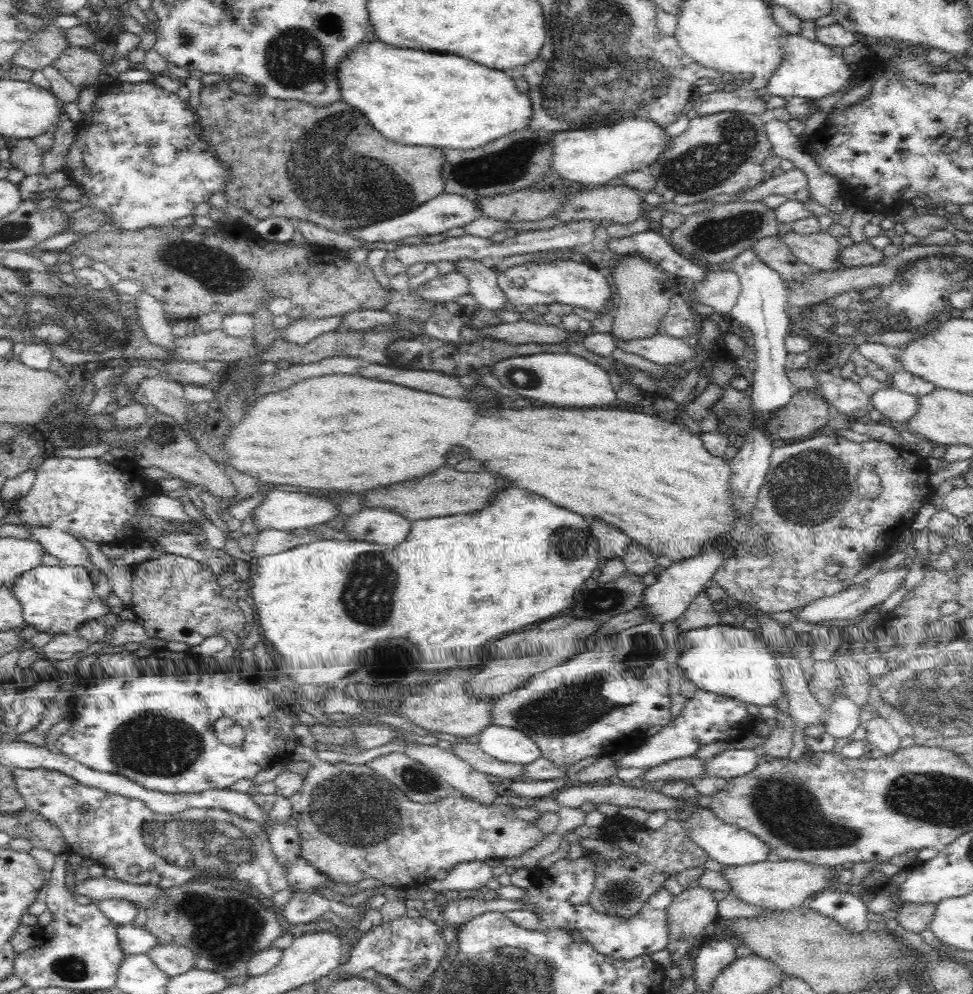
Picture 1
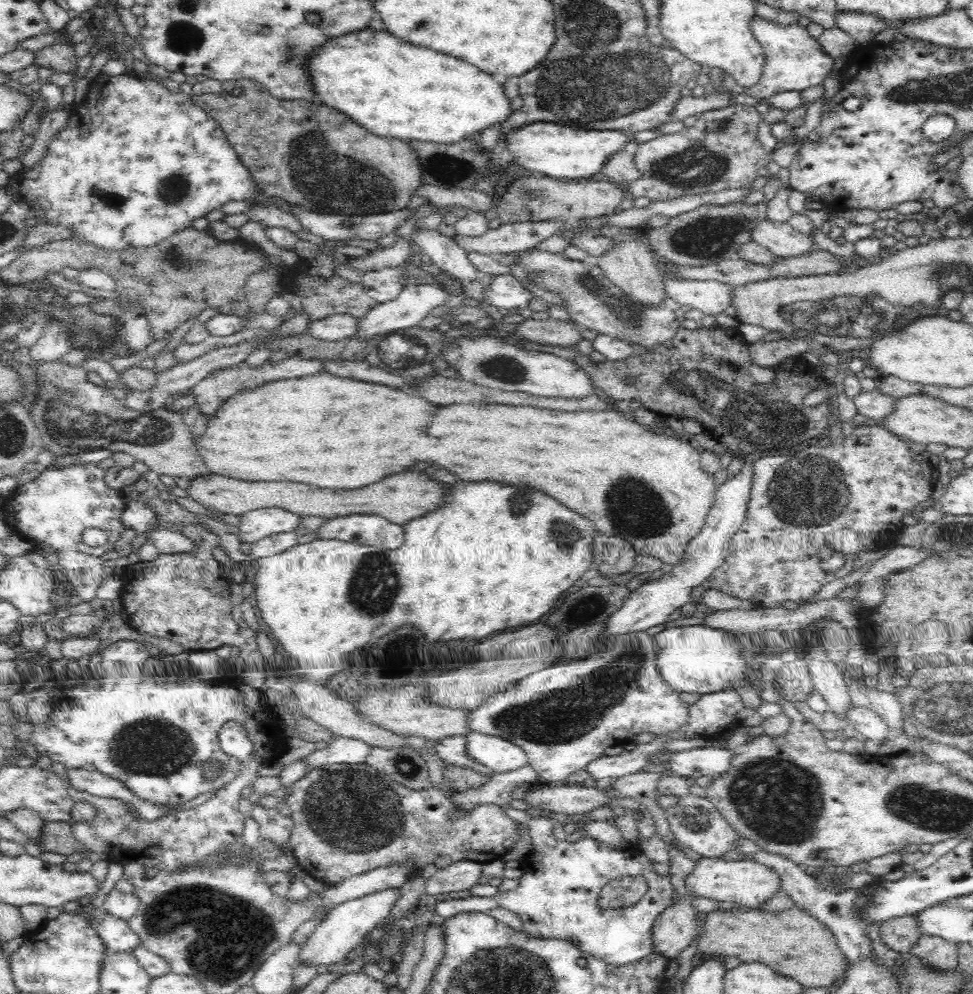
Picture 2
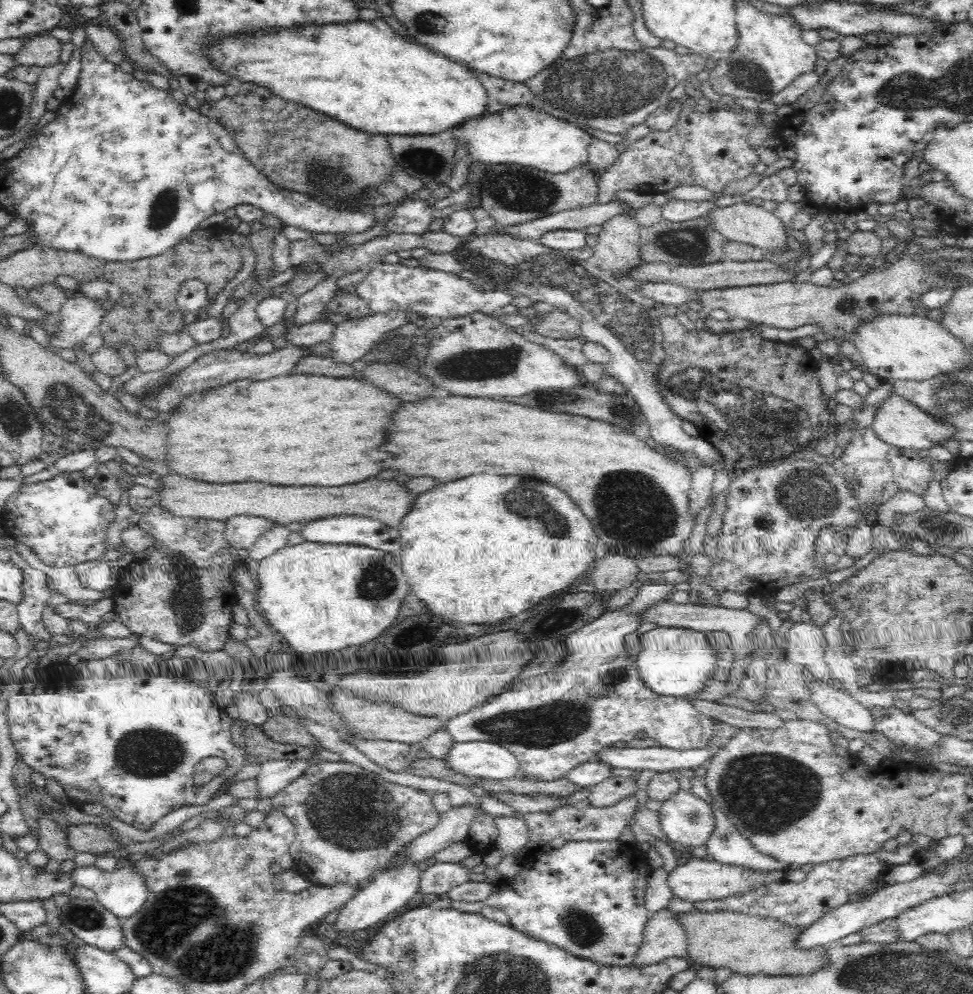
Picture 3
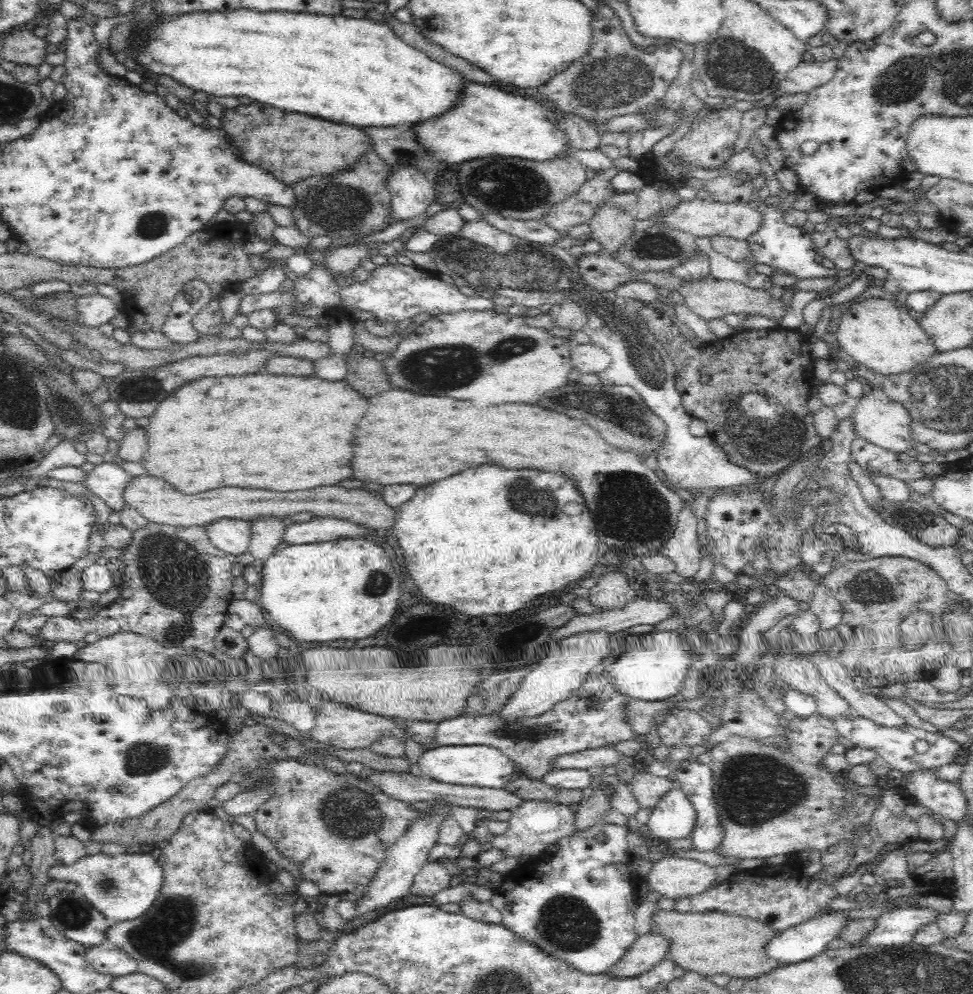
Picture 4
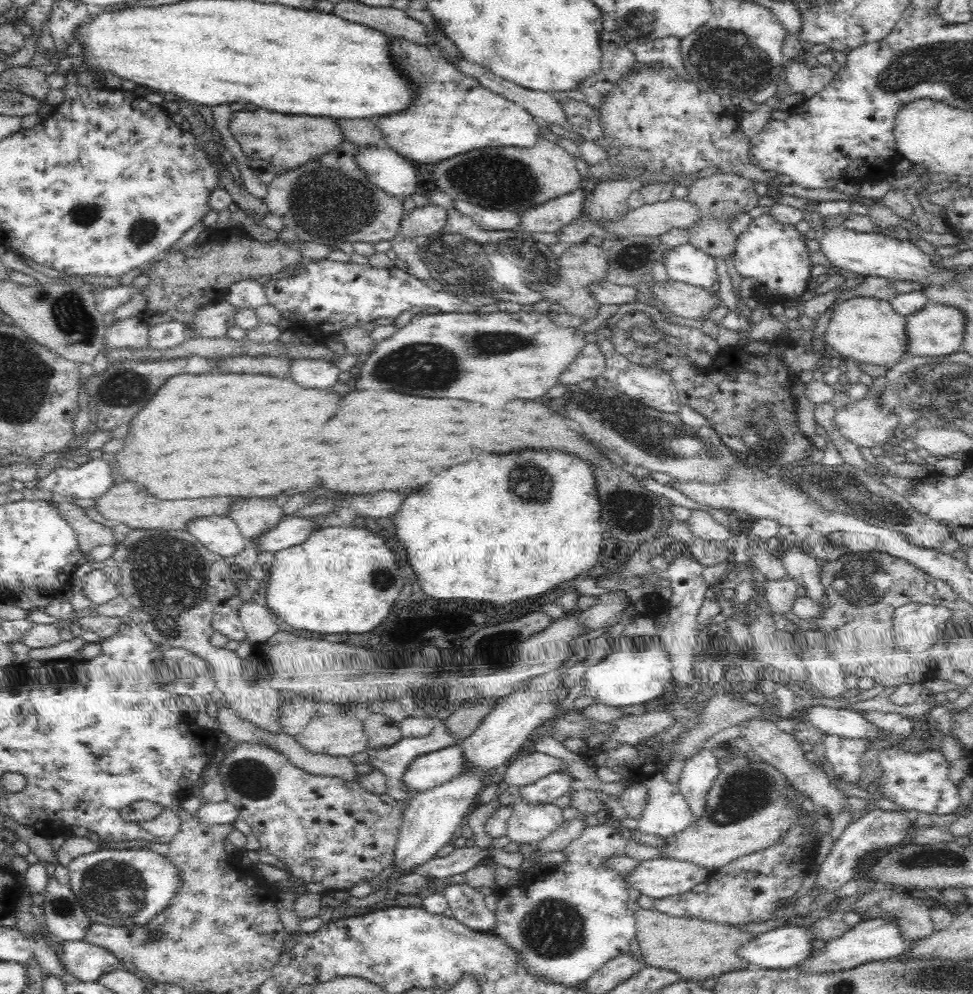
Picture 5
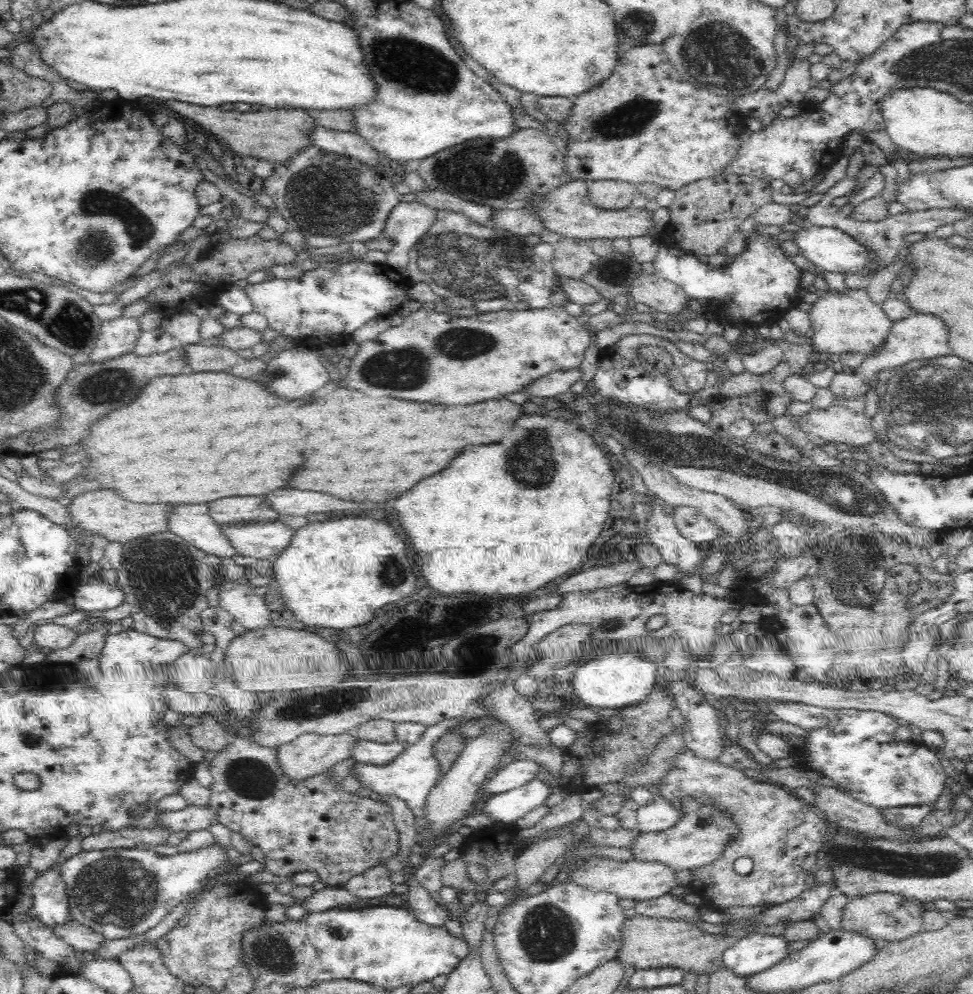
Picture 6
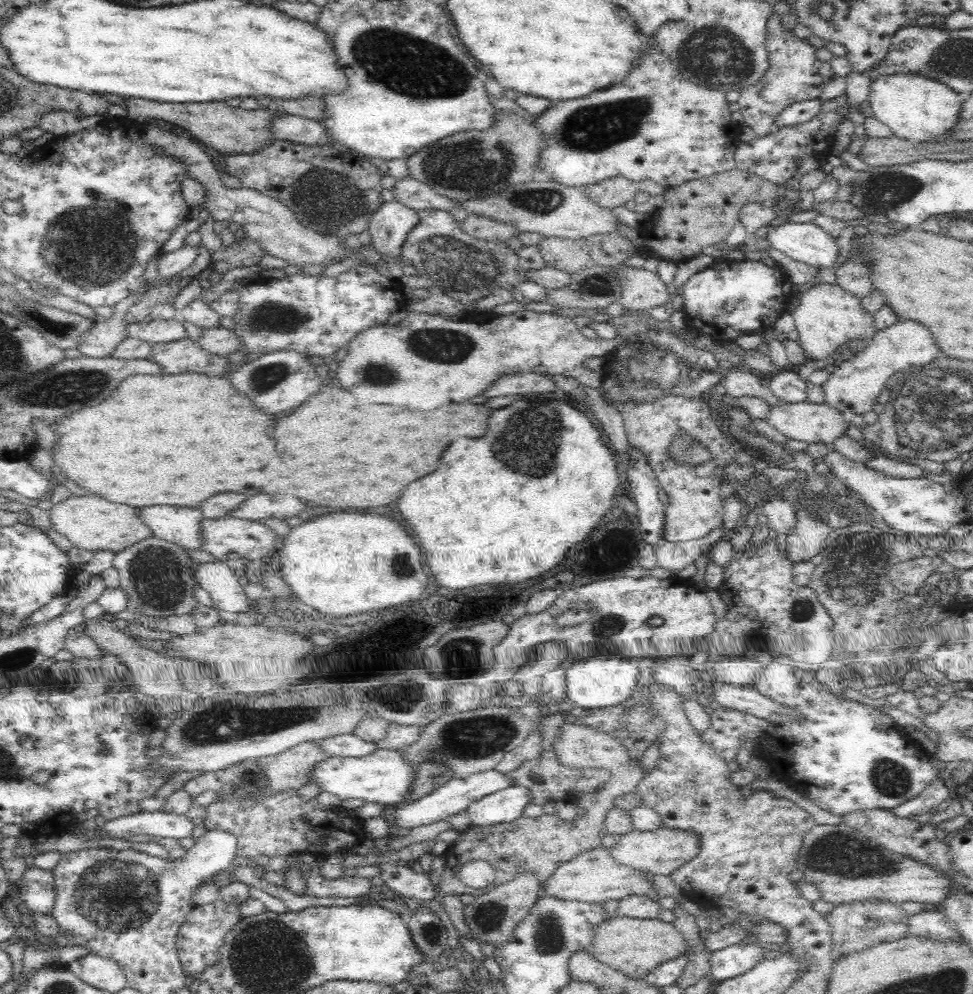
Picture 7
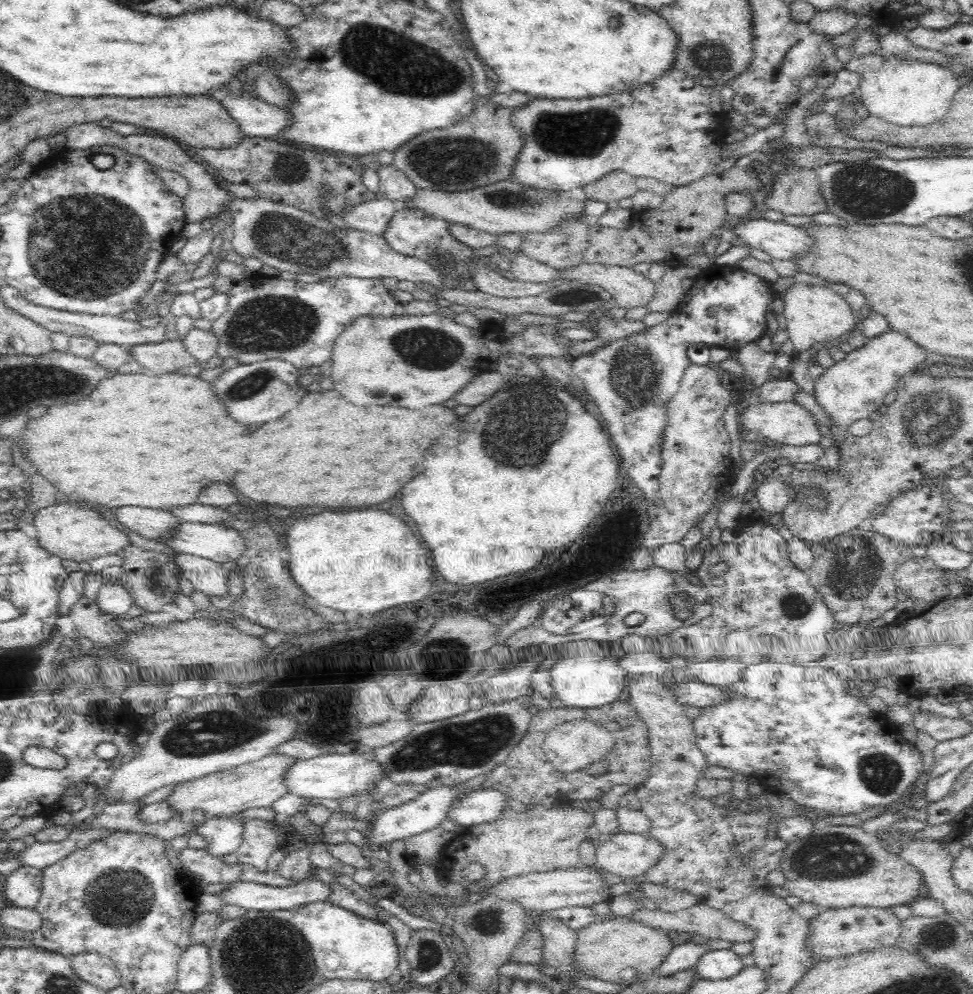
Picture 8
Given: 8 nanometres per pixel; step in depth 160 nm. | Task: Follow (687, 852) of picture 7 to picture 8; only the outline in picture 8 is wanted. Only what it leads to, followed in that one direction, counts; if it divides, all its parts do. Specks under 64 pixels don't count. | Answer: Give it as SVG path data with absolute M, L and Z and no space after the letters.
M619 832L596 847L596 868L626 878L642 879L662 857L662 846L646 833Z

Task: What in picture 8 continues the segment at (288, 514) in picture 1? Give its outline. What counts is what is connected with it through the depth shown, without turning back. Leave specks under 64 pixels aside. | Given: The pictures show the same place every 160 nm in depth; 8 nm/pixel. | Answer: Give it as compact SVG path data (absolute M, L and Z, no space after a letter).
M118 507L108 510L122 526L150 540L170 536L180 523L166 510L150 510L142 507Z

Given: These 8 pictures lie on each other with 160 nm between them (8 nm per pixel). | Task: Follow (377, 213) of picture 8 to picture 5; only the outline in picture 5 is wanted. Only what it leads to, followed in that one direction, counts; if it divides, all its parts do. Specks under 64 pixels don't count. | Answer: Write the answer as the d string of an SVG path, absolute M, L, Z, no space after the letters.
M438 205L414 207L402 216L398 232L411 241L419 236L430 236L446 224L446 209Z

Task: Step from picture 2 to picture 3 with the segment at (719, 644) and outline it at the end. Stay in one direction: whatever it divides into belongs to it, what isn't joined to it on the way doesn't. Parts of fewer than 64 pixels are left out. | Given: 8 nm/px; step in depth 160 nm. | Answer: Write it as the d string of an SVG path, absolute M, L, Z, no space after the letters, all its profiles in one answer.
M656 627L640 635L642 648L634 656L634 667L640 681L660 696L684 697L700 692L704 680L713 676L716 664L714 647L706 642L706 634L689 628Z

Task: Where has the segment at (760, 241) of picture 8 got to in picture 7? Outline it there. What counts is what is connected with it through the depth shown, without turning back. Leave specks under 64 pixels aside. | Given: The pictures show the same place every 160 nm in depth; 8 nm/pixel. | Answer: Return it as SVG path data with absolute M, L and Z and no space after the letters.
M809 222L782 223L766 232L765 240L774 250L794 261L830 270L838 260L835 240L822 227Z

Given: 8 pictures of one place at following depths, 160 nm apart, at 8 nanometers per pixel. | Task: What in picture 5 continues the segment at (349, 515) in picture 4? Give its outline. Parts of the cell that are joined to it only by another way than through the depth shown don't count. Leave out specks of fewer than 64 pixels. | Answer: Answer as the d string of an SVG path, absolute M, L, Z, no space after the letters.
M132 482L115 483L105 494L93 499L94 505L90 508L96 510L106 520L111 520L130 530L184 530L188 520L202 518L202 516L224 516L230 510L230 502L234 498L198 498L198 500L158 500L146 490Z

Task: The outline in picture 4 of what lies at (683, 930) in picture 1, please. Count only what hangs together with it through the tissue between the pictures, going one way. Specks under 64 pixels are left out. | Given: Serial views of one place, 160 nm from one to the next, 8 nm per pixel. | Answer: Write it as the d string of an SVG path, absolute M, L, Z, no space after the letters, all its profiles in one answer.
M652 933L642 935L604 974L611 978L641 976L665 960L666 952L668 952L668 939L666 937L652 935Z

